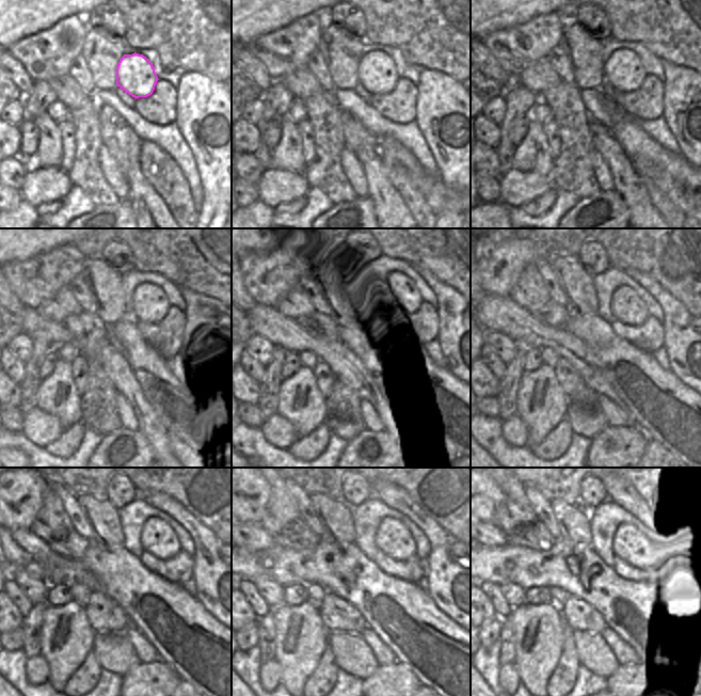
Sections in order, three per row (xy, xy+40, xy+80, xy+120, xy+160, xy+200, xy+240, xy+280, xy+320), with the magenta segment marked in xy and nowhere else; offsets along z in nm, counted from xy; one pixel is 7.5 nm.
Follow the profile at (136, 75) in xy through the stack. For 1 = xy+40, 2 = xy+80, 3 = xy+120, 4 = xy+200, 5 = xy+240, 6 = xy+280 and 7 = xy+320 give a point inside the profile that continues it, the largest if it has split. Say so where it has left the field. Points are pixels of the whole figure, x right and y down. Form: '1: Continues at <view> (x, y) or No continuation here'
1: Continues at xy+40 (377, 73)
2: Continues at xy+80 (623, 70)
3: Continues at xy+120 (149, 304)
4: Continues at xy+200 (627, 307)
5: Continues at xy+240 (154, 532)
6: Continues at xy+280 (392, 531)
7: Continues at xy+320 (626, 533)

